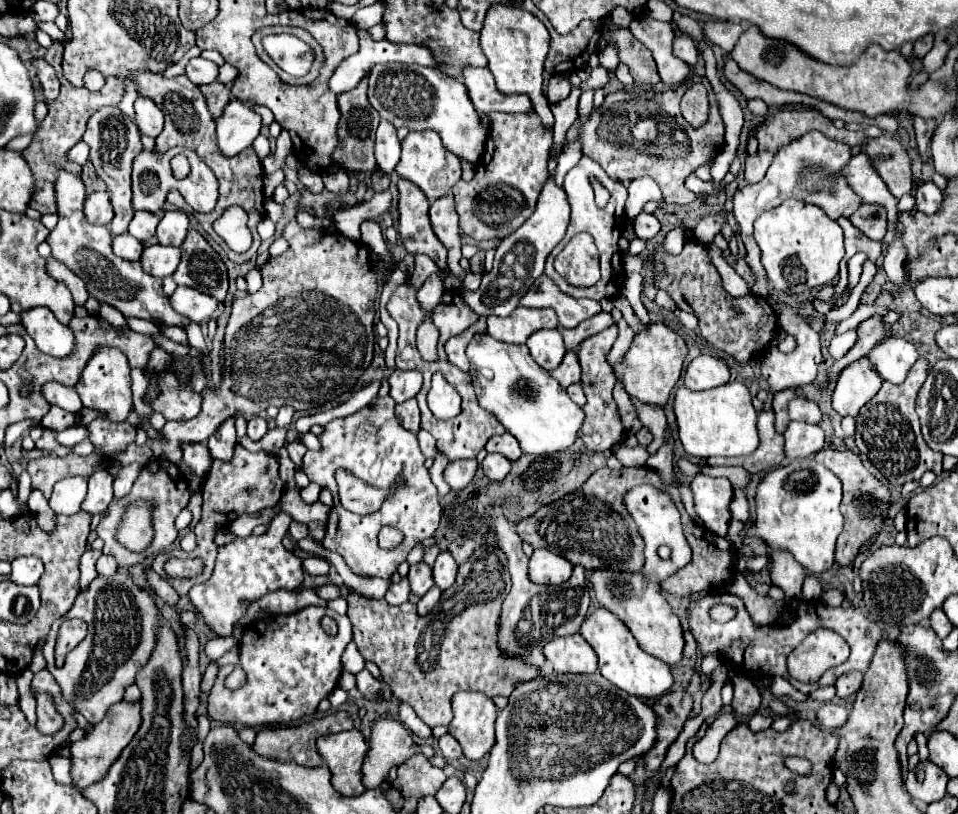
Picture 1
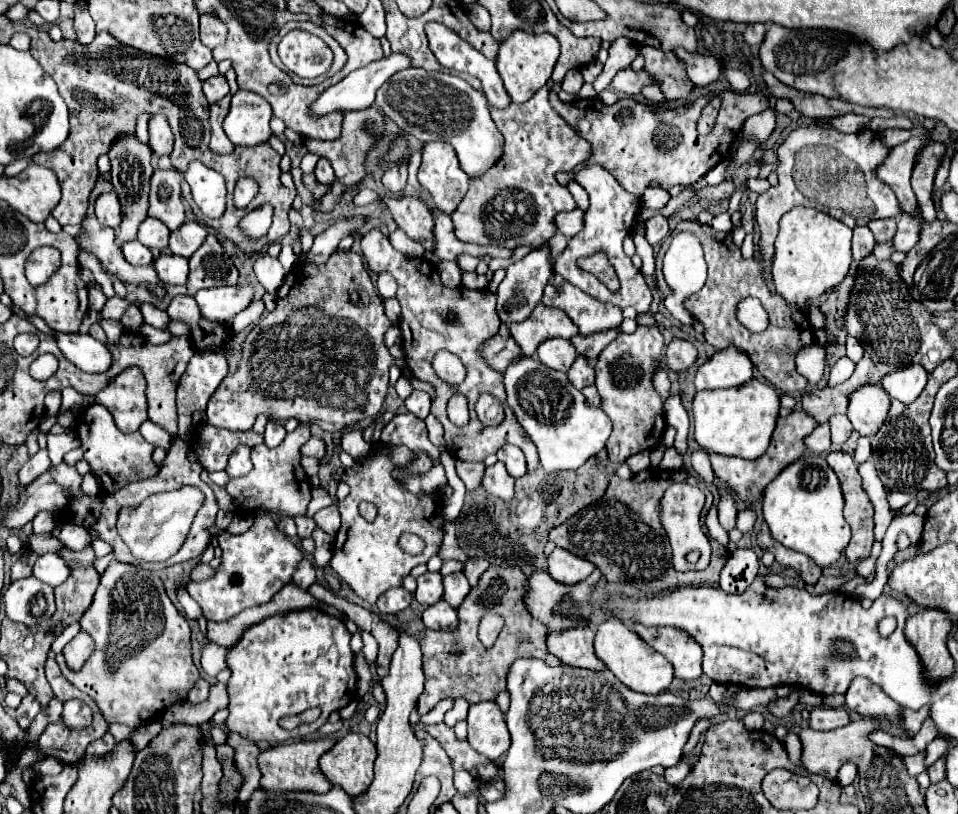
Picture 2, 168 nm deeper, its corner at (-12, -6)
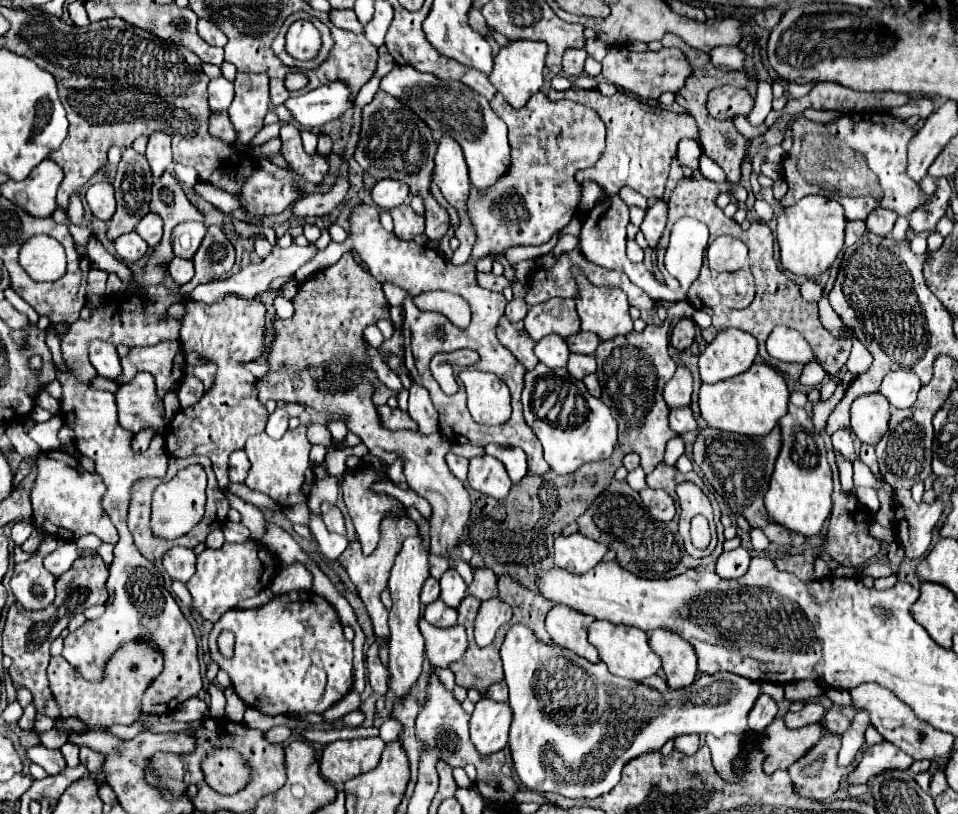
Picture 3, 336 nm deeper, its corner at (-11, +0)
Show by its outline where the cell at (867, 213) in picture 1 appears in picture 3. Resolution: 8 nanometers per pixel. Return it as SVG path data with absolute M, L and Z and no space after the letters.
M876 208L870 212L866 224L868 224L868 232L878 234L878 236L888 236L892 226L896 222L896 214L892 210L884 210L884 208Z

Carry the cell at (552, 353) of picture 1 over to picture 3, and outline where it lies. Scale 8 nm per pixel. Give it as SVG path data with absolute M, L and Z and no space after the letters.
M550 334L550 336L544 336L536 348L534 348L534 354L538 356L540 362L544 362L546 366L550 368L562 368L566 366L568 362L568 356L570 356L570 350L568 350L568 344L562 336L558 334Z

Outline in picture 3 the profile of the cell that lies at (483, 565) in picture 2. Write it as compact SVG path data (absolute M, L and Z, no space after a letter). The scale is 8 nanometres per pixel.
M484 566L484 568L474 568L474 580L468 586L468 594L480 598L480 600L488 600L496 596L496 574Z

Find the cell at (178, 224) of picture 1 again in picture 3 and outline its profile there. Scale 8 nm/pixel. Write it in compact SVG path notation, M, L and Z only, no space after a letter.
M182 222L182 224L178 224L172 232L174 254L190 260L196 254L204 234L206 234L206 226L202 222Z

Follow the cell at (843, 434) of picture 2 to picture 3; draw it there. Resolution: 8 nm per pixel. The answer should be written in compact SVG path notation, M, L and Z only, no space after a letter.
M840 428L840 430L836 430L830 438L832 438L832 446L838 450L838 452L842 452L842 456L846 458L846 460L854 460L856 458L856 454L854 454L854 446L852 446L852 430L850 428Z

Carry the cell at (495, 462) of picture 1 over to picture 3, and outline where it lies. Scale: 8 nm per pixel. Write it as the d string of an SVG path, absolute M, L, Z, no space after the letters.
M480 456L470 460L470 472L468 472L468 484L496 500L502 500L510 492L510 478L506 474L506 468L502 462L498 462L492 456Z

